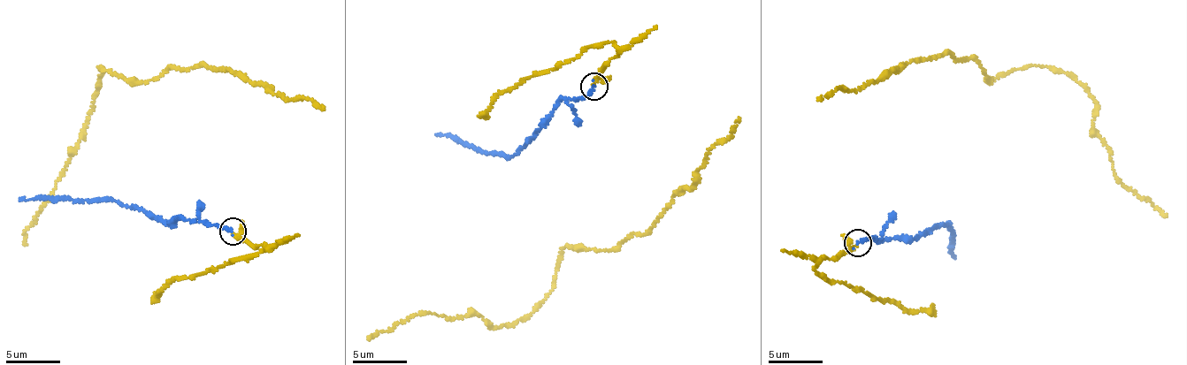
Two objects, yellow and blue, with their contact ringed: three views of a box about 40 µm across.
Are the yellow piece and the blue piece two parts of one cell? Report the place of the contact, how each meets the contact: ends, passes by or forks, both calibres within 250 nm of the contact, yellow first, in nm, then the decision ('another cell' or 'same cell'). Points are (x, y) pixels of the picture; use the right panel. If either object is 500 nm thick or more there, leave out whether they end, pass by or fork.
(857, 243) | yellow ends | blue ends | 150/170 nm | same cell

